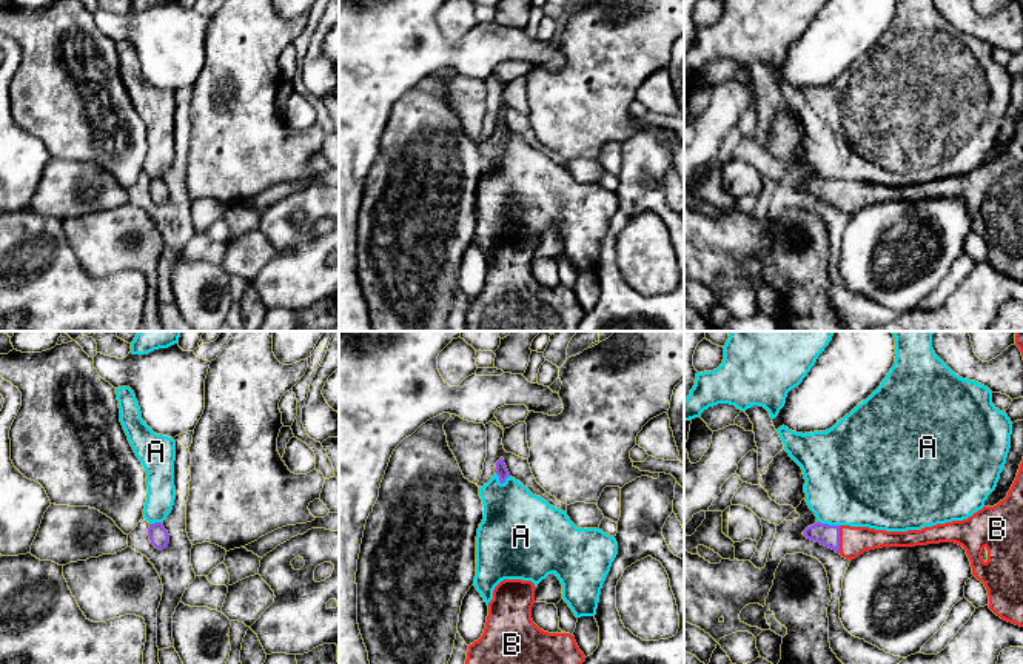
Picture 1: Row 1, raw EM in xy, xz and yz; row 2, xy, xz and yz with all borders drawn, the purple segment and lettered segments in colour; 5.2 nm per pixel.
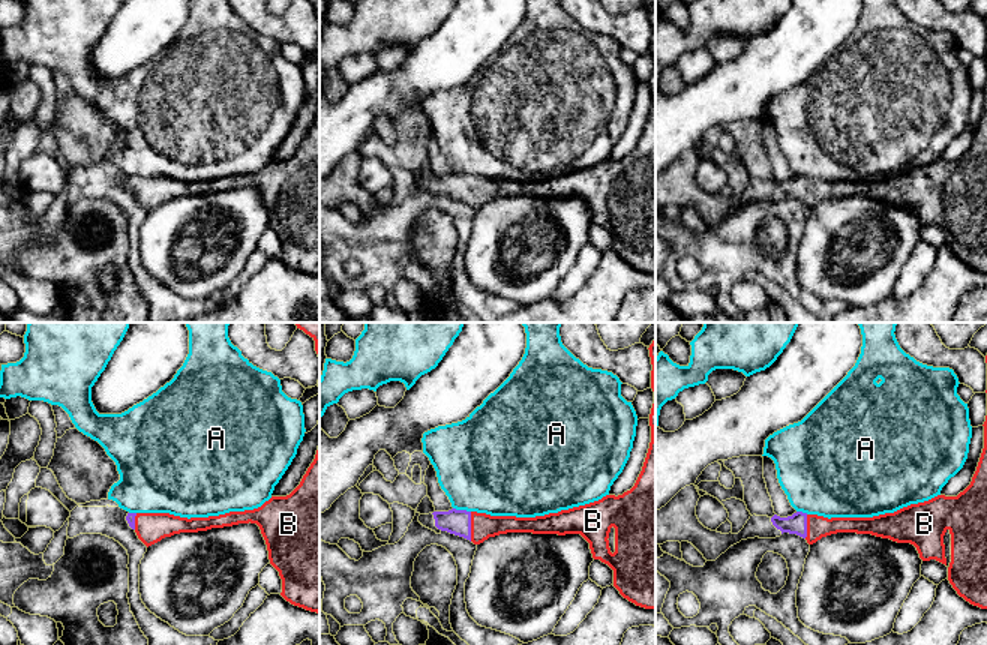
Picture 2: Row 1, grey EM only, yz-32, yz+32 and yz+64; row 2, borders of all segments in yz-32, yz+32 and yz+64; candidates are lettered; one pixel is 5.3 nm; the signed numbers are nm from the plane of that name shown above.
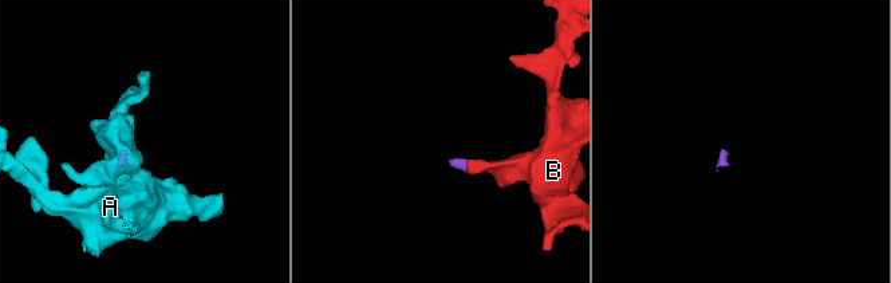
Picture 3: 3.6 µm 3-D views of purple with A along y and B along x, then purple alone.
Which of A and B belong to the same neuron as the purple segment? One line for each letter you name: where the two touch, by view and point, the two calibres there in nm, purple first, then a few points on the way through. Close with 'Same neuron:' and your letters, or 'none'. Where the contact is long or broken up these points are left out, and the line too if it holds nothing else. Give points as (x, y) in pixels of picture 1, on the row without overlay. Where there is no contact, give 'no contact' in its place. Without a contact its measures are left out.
B: meets purple in yz at (838, 194); 110 nm thick on the purple side, 160 nm on the other
Same neuron: B

